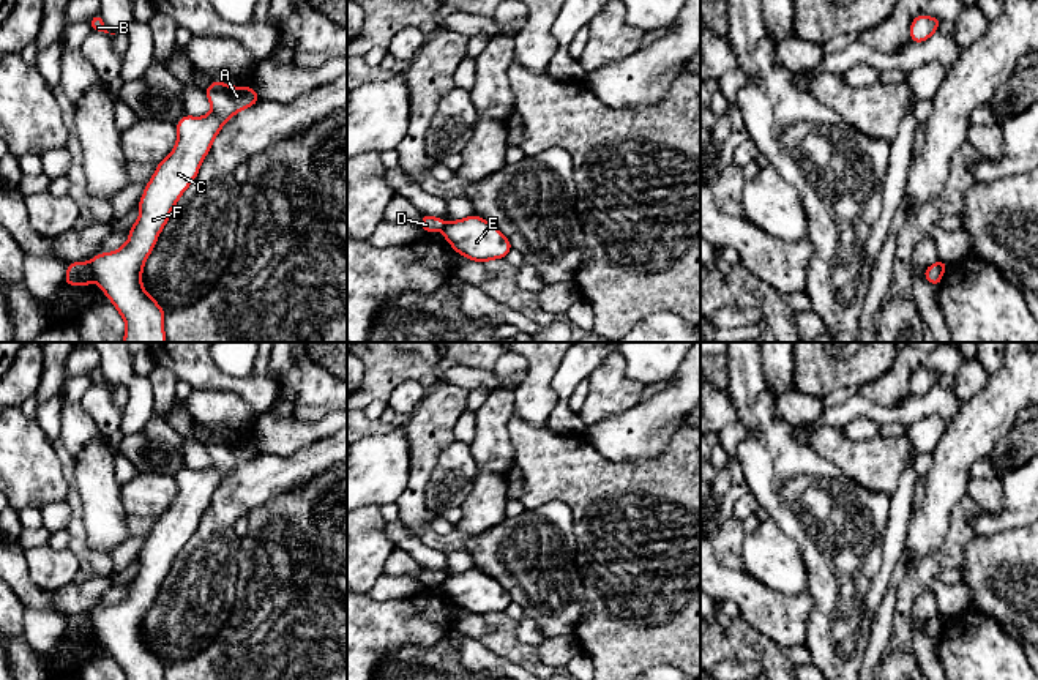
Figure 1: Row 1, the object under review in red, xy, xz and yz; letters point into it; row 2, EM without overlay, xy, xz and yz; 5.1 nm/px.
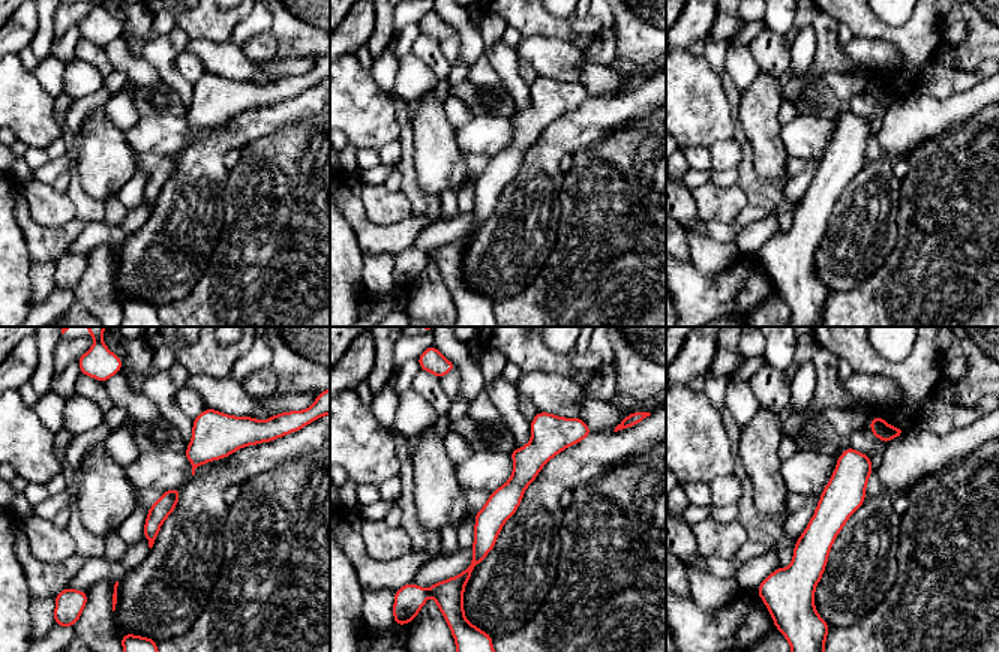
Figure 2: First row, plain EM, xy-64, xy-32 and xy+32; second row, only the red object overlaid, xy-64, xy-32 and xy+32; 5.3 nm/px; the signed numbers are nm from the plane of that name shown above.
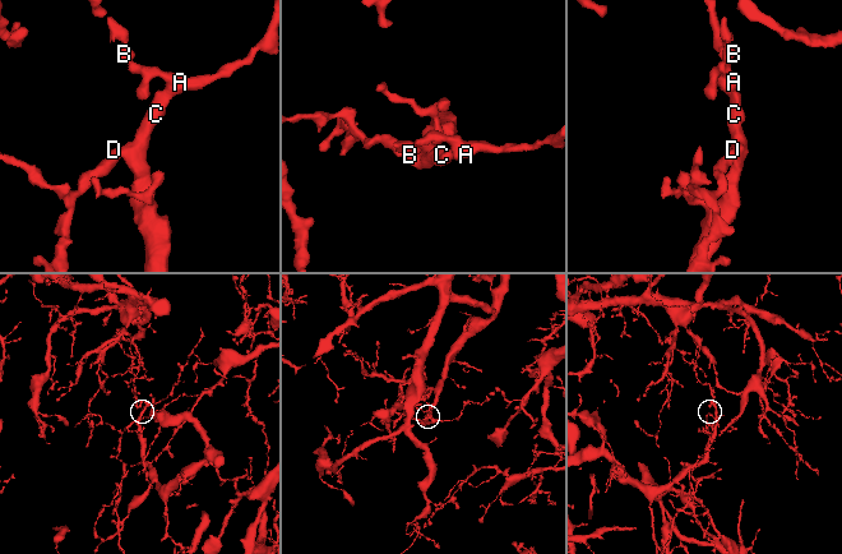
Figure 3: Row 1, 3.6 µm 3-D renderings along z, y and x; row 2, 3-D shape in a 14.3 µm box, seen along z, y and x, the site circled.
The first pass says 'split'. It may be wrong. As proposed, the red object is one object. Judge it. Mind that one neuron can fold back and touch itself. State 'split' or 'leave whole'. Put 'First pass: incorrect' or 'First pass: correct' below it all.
split
First pass: correct

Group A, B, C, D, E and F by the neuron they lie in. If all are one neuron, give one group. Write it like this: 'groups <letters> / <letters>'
groups A B C E F / D

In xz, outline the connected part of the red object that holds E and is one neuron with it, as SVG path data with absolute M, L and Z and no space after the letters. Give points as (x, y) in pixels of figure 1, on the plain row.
M476 568L448 576L442 585L456 606L475 615L503 612L513 603L494 577Z

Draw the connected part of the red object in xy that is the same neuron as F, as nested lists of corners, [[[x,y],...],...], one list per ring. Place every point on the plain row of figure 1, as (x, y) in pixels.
[[[216,434],[205,446],[211,465],[178,473],[177,497],[147,536],[139,554],[140,568],[129,582],[128,595],[117,604],[96,607],[90,614],[95,636],[117,661],[126,680],[164,680],[164,663],[142,639],[144,617],[175,557],[197,530],[221,481],[260,453],[252,440],[232,440]]]

